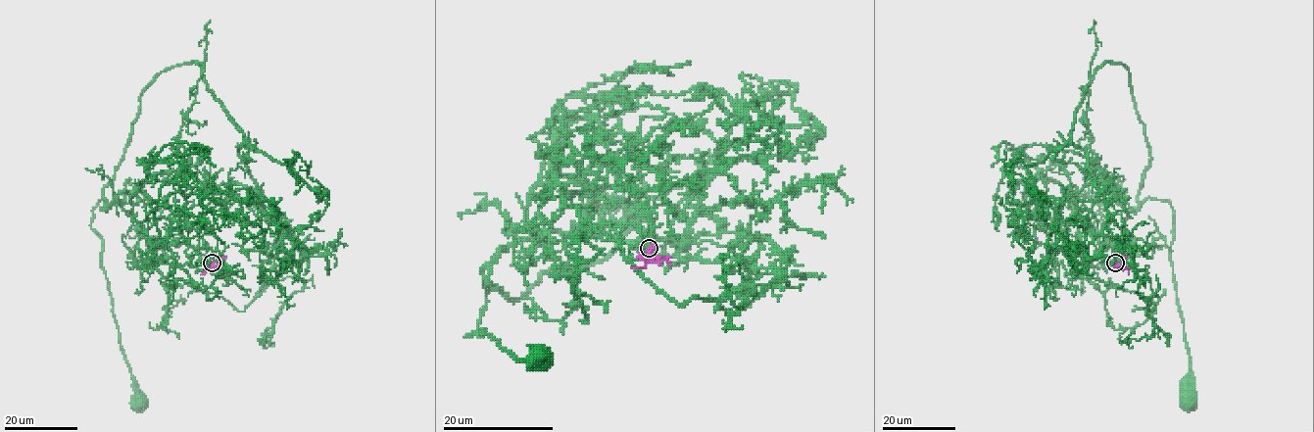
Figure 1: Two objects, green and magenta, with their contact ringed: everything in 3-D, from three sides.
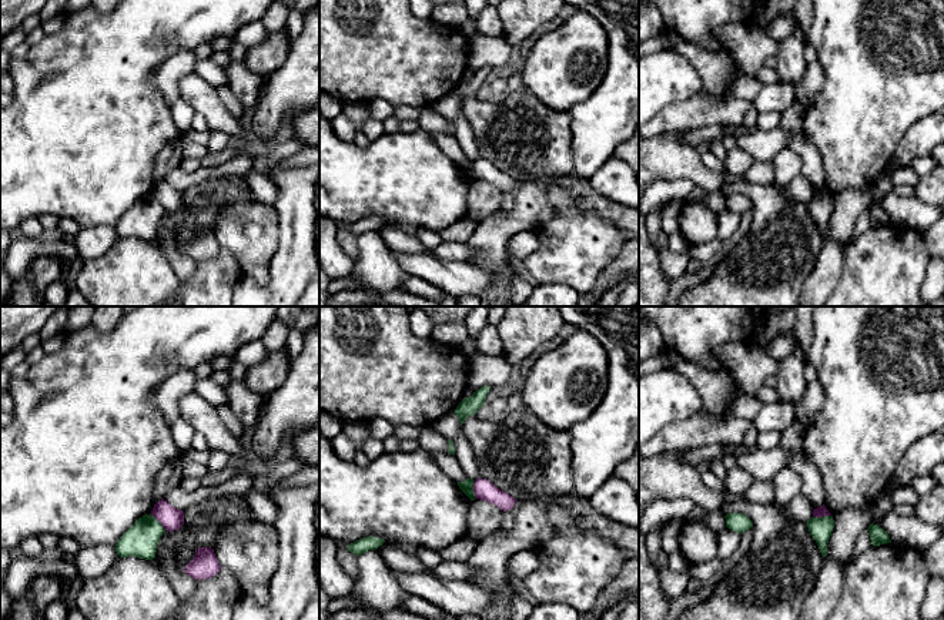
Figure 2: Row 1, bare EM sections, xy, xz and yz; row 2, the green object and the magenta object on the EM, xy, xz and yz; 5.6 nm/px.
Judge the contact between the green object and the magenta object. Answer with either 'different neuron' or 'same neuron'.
different neuron

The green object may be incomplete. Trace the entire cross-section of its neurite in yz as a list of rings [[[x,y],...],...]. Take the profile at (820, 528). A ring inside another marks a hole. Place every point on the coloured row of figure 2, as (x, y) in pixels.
[[[824,516],[824,517],[811,517],[806,522],[810,534],[816,540],[820,553],[823,557],[827,554],[827,543],[831,536],[831,532],[834,529],[834,520],[833,516]]]

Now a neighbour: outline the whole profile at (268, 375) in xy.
[[[287,348],[270,352],[262,362],[248,366],[244,385],[254,392],[270,395],[285,382],[289,365]]]

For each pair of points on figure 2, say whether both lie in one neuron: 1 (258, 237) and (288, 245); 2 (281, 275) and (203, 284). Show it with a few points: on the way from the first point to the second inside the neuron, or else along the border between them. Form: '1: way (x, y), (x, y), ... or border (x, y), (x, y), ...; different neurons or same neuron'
1: border (277, 210), (278, 247), (267, 274); different neurons
2: border (243, 277), (233, 291); different neurons

